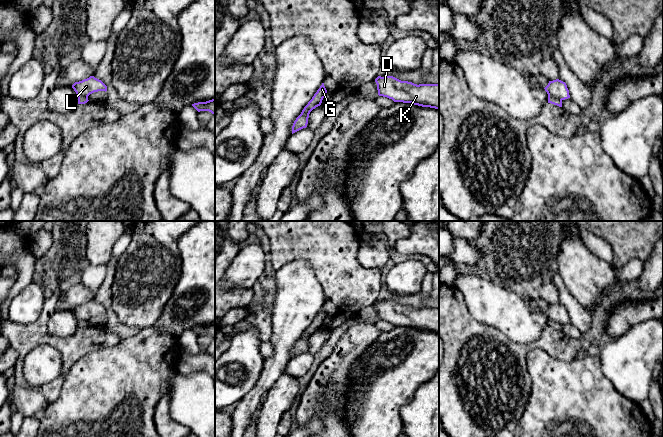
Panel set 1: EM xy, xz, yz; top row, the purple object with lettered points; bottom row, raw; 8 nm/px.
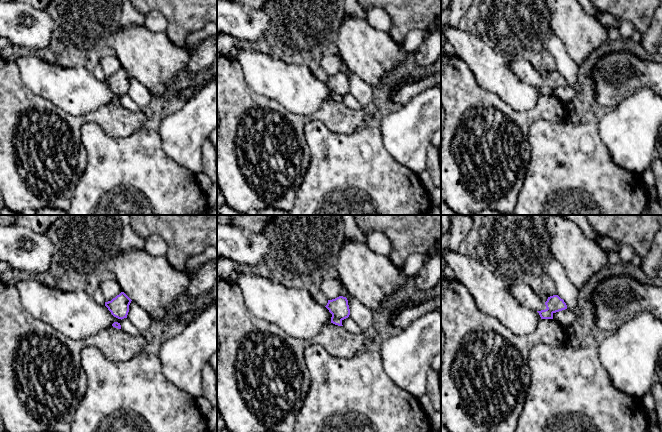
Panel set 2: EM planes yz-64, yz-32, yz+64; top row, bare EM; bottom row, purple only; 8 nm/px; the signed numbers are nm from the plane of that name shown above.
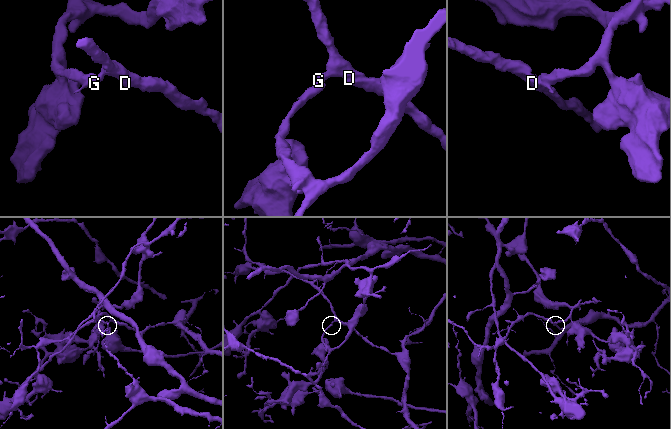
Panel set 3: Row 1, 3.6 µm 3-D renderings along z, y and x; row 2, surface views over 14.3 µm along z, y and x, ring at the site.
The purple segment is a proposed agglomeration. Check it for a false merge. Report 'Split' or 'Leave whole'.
Split

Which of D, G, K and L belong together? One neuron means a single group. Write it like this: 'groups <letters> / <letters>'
groups D G K / L

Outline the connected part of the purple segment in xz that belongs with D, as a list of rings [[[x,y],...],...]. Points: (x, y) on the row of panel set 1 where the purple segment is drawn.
[[[378,76],[375,82],[379,96],[387,97],[394,102],[439,109],[439,84],[417,85],[393,76]]]

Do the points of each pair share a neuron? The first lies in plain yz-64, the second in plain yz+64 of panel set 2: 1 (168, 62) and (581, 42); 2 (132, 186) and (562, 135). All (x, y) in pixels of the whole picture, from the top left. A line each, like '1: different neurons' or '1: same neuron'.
1: same neuron
2: same neuron

